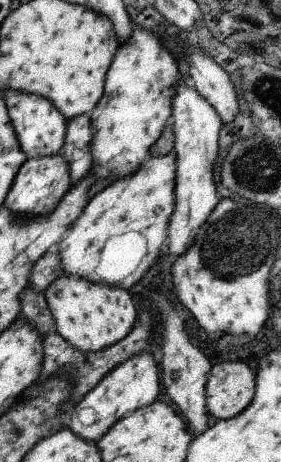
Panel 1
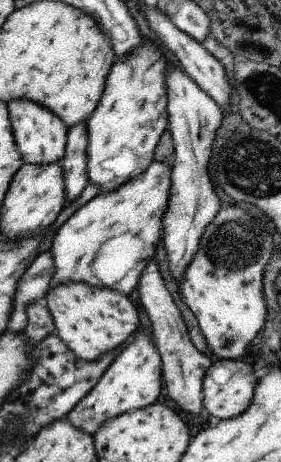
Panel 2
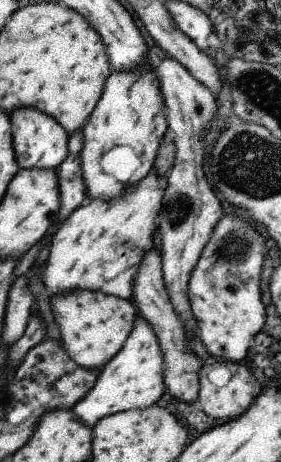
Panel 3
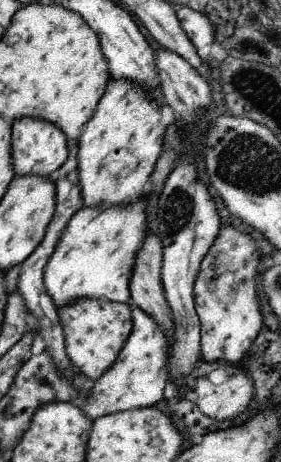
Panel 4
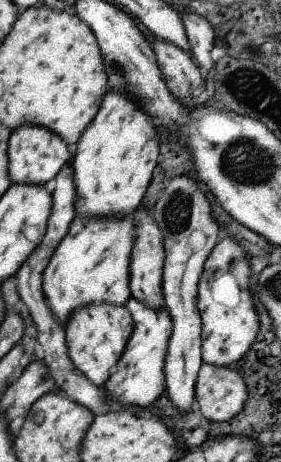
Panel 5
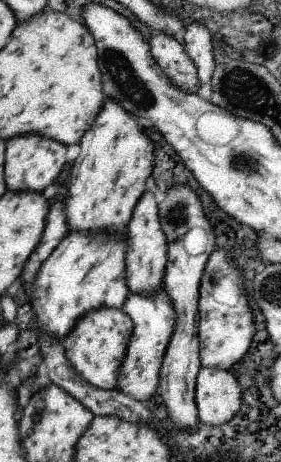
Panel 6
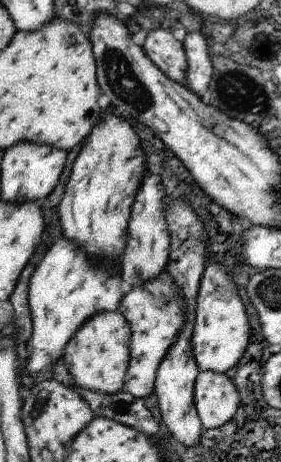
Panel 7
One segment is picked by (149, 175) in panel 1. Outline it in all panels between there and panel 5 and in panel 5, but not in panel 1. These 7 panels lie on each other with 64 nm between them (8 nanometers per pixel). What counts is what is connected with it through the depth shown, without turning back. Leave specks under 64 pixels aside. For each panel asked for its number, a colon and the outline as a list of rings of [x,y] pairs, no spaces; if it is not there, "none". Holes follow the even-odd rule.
2: [[[155,162],[155,166],[151,166],[151,170],[147,170],[147,174],[143,174],[143,178],[131,180],[129,184],[123,186],[123,190],[113,190],[113,194],[105,194],[105,196],[97,194],[87,204],[77,208],[73,212],[73,216],[53,236],[53,242],[49,248],[51,258],[53,258],[53,276],[51,276],[49,290],[53,290],[55,286],[67,286],[67,284],[87,284],[91,288],[105,288],[99,282],[99,278],[95,276],[91,262],[93,262],[95,254],[99,252],[99,248],[109,238],[115,238],[121,234],[131,234],[141,240],[141,250],[135,260],[137,264],[131,266],[125,272],[125,276],[119,278],[119,282],[115,282],[113,286],[107,288],[107,290],[119,292],[123,296],[129,296],[137,288],[143,268],[155,256],[153,254],[155,244],[161,242],[163,216],[167,212],[169,190],[171,190],[171,166]]]
3: [[[153,174],[147,178],[147,182],[143,182],[143,186],[139,186],[139,190],[131,190],[131,194],[125,194],[115,202],[99,200],[77,208],[55,232],[49,248],[49,258],[41,274],[43,288],[51,300],[67,298],[67,294],[79,292],[99,292],[117,300],[131,300],[135,270],[139,270],[143,252],[153,244],[151,232],[157,228],[153,218],[159,218],[159,210],[163,208],[163,190],[167,190],[167,178],[157,178]],[[117,246],[125,246],[129,250],[125,252],[125,270],[107,280],[103,276],[103,264],[117,262]]]
4: [[[145,200],[131,206],[115,206],[111,210],[81,208],[73,214],[43,272],[43,290],[57,312],[83,300],[107,300],[115,304],[131,302],[129,282],[135,266],[135,252],[143,248],[143,238],[147,238],[143,202]]]
5: [[[129,218],[73,220],[63,240],[57,244],[41,272],[41,296],[57,326],[65,332],[71,318],[95,304],[127,306],[129,290],[129,260],[135,246],[135,224]]]

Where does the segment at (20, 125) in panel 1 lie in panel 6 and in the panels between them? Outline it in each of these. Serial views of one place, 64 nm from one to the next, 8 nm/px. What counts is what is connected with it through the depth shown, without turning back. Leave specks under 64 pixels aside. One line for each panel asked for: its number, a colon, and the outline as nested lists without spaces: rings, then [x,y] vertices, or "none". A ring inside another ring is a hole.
2: [[[9,102],[7,104],[11,126],[13,126],[13,136],[15,144],[19,148],[19,154],[25,164],[37,164],[37,166],[51,166],[57,164],[65,152],[67,152],[67,126],[63,120],[53,114],[51,110],[43,108],[41,104],[35,102]]]
3: [[[15,110],[11,120],[11,136],[15,148],[15,160],[19,170],[51,170],[55,172],[67,160],[67,132],[49,116],[39,114],[37,110]]]
4: [[[19,118],[19,122],[11,124],[11,164],[15,170],[15,178],[37,176],[51,180],[53,174],[59,172],[67,158],[67,136],[61,130],[51,126],[49,122],[37,118]]]
5: [[[21,126],[19,130],[11,132],[9,144],[7,144],[7,160],[9,160],[9,178],[11,186],[25,184],[25,186],[41,186],[45,182],[51,182],[59,176],[59,170],[63,170],[63,162],[67,162],[69,152],[63,140],[59,136],[33,128],[33,126]]]
6: [[[31,134],[19,136],[13,142],[7,142],[7,150],[5,150],[3,178],[5,178],[7,192],[13,192],[13,194],[41,192],[43,188],[49,188],[49,184],[57,180],[63,164],[65,164],[65,148],[61,144],[47,138],[31,136]]]

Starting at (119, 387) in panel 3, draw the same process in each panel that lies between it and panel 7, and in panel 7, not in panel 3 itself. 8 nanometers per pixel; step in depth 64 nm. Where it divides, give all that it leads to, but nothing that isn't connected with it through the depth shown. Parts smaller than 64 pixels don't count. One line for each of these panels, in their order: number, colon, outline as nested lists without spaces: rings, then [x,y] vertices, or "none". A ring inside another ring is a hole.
4: [[[133,302],[129,304],[129,308],[131,308],[131,316],[135,318],[133,334],[129,336],[115,366],[111,366],[111,370],[103,378],[99,378],[99,382],[89,384],[91,386],[89,398],[79,404],[87,412],[91,422],[95,418],[103,418],[105,414],[153,408],[165,394],[169,394],[167,362],[169,362],[169,338],[171,336],[167,334],[167,330],[163,330],[163,324],[155,320],[155,316],[135,306]]]
5: [[[129,298],[125,308],[131,314],[131,318],[135,320],[135,334],[131,334],[131,342],[129,342],[119,366],[111,374],[111,382],[107,382],[107,386],[103,386],[103,390],[109,396],[115,396],[115,398],[121,396],[125,402],[145,408],[147,404],[153,404],[165,390],[165,360],[167,360],[169,340],[173,334],[173,320],[171,320],[171,312],[167,312],[167,308],[147,306],[147,302],[141,302],[135,298]]]
6: [[[159,286],[153,294],[135,294],[129,292],[127,302],[123,302],[121,312],[125,312],[135,324],[135,334],[131,334],[131,344],[127,346],[127,362],[123,366],[123,376],[119,382],[119,392],[129,394],[139,402],[147,402],[159,390],[159,374],[163,368],[163,358],[175,336],[175,326],[179,318],[175,314],[175,306],[169,300],[165,286]]]
7: [[[163,270],[163,274],[127,288],[117,314],[131,324],[131,362],[123,392],[143,400],[155,390],[155,374],[159,372],[159,366],[163,364],[163,358],[167,358],[171,346],[175,346],[175,342],[181,338],[187,322],[191,322],[191,310],[171,274]]]

